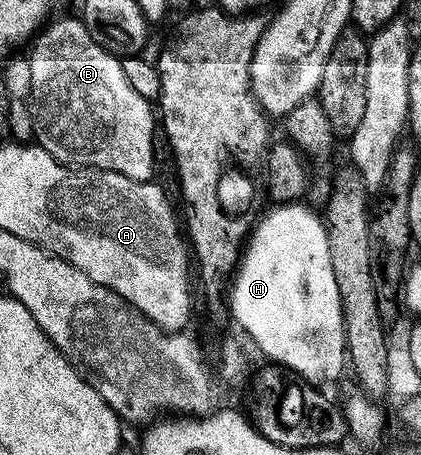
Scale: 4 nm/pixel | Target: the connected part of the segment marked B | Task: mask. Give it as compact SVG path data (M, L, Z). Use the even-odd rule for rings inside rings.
M74 16L53 21L33 38L28 49L32 67L30 114L34 141L62 164L108 170L137 181L151 180L155 176L154 129L156 133L156 113L151 102L129 85L121 60L92 39L81 19Z

